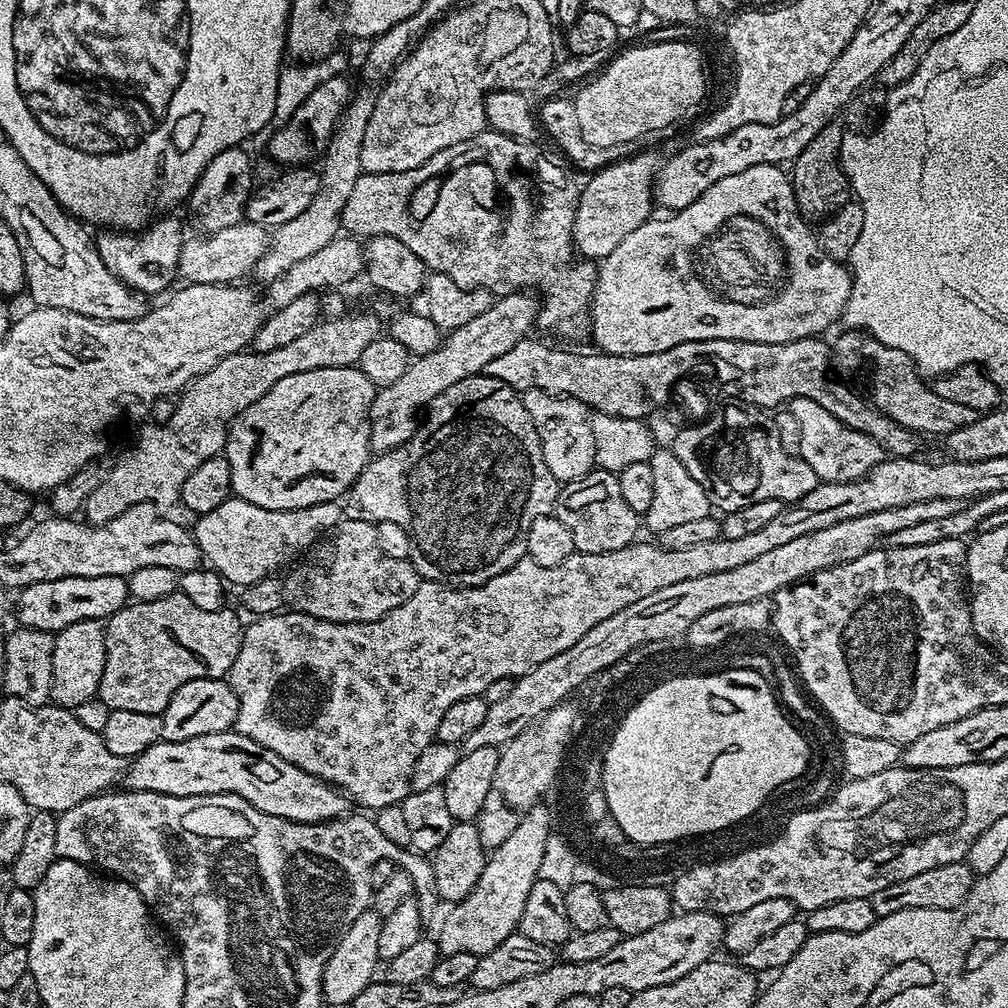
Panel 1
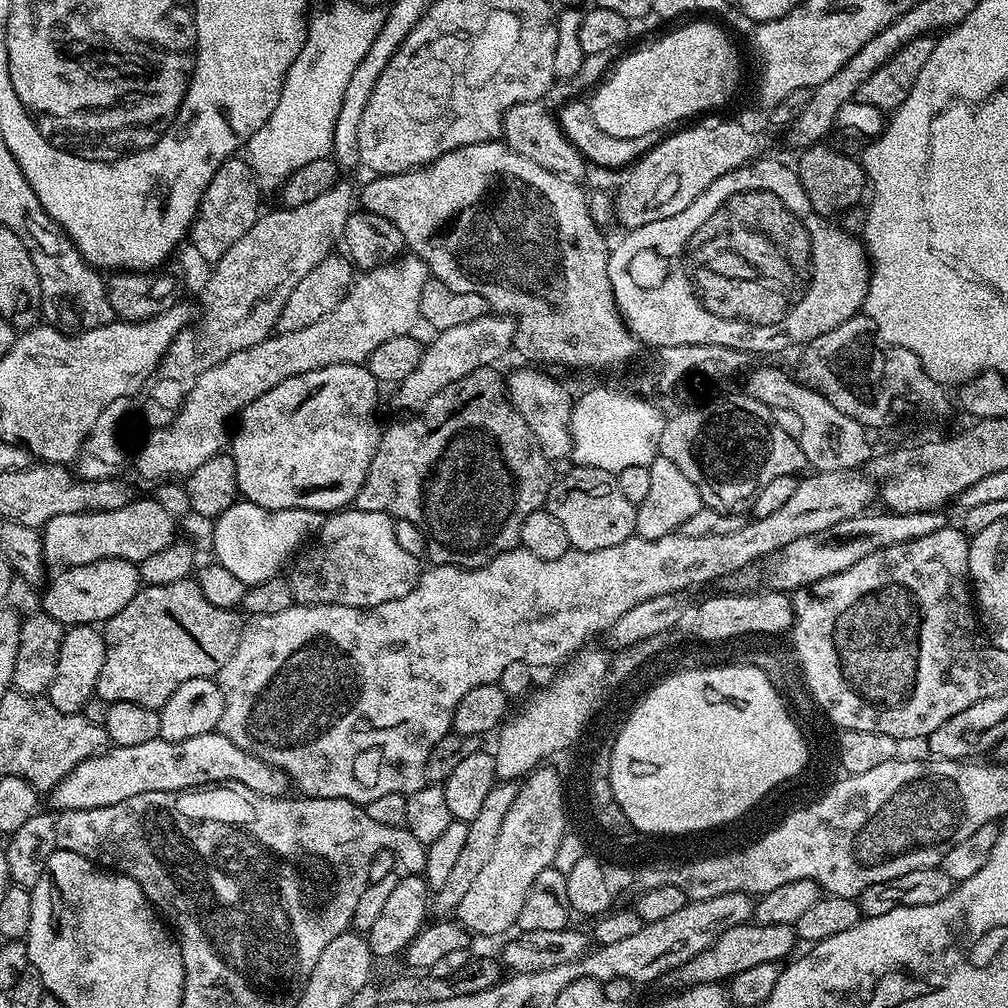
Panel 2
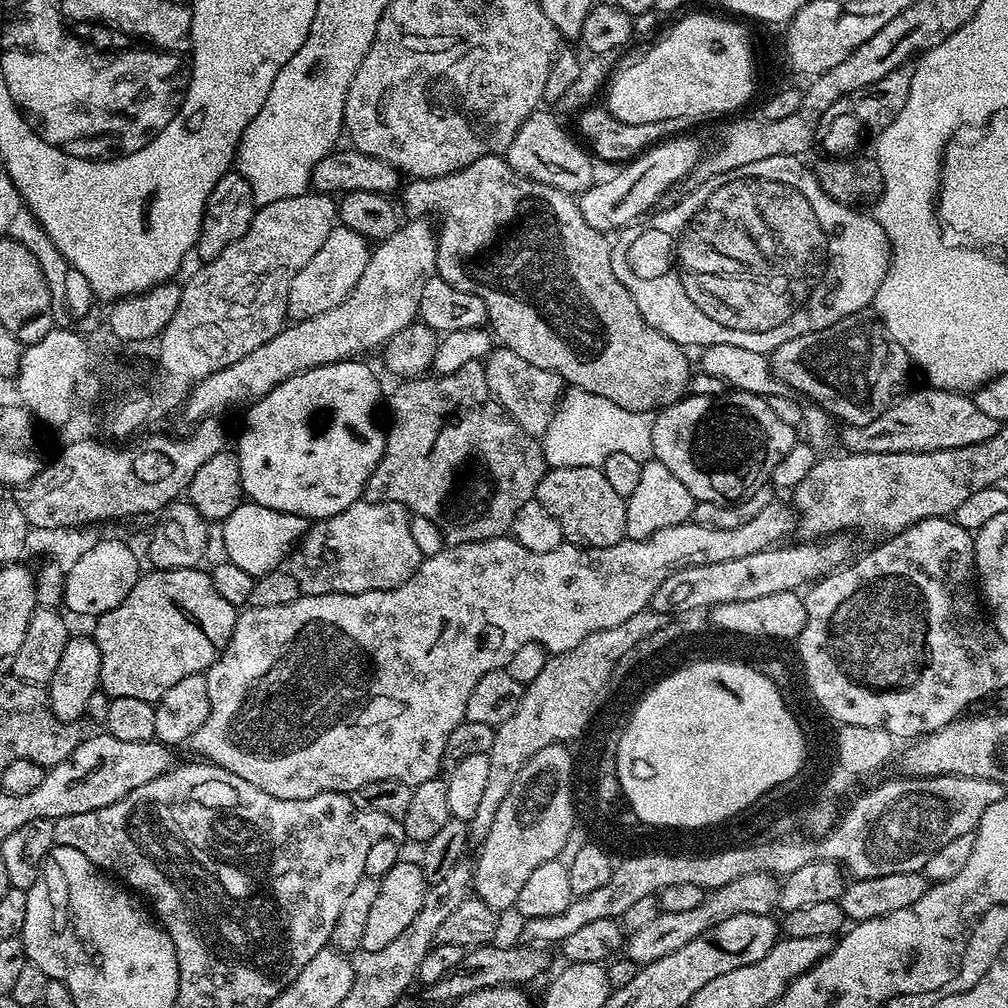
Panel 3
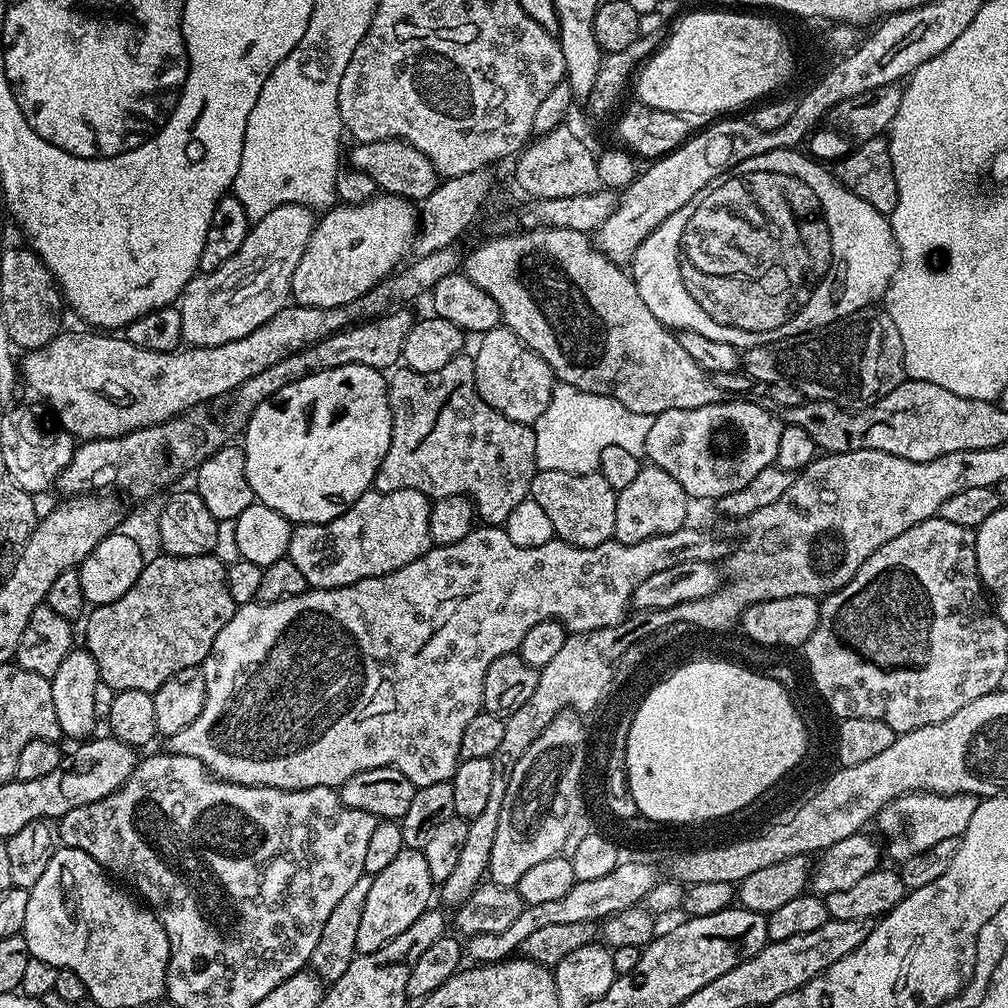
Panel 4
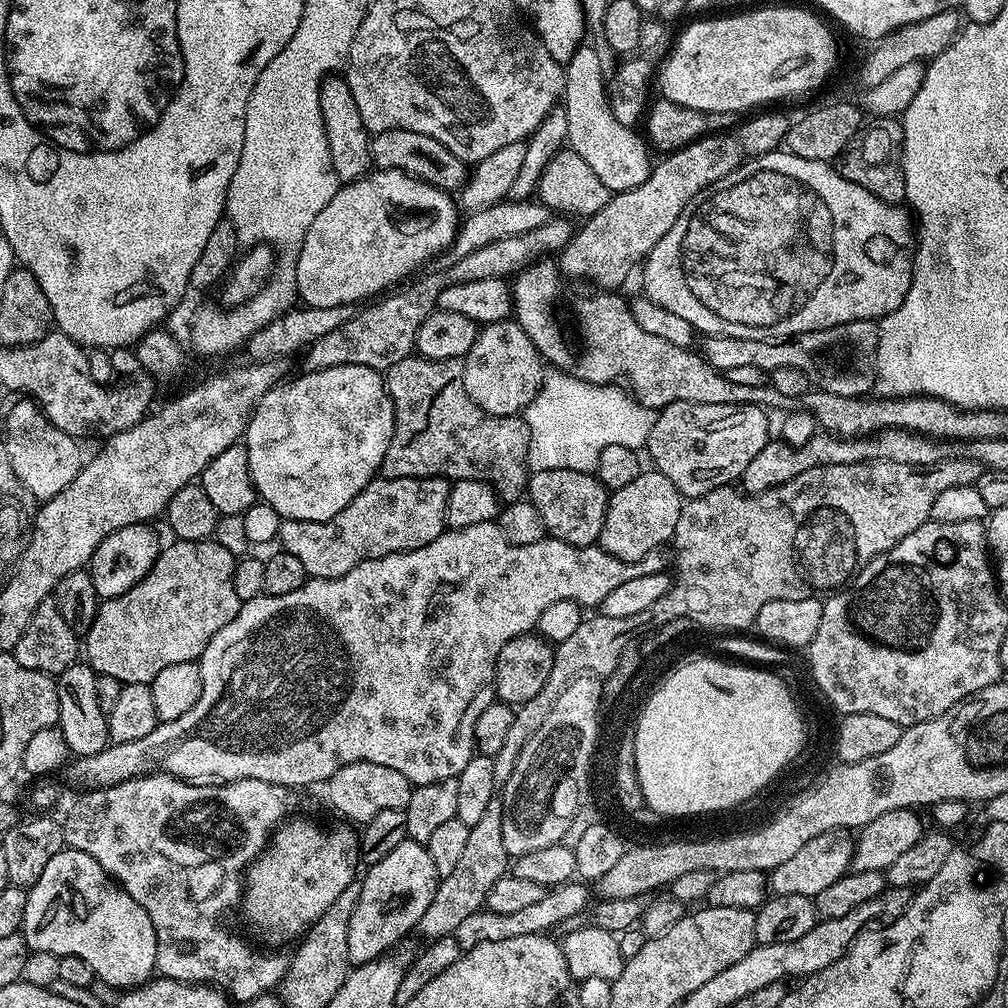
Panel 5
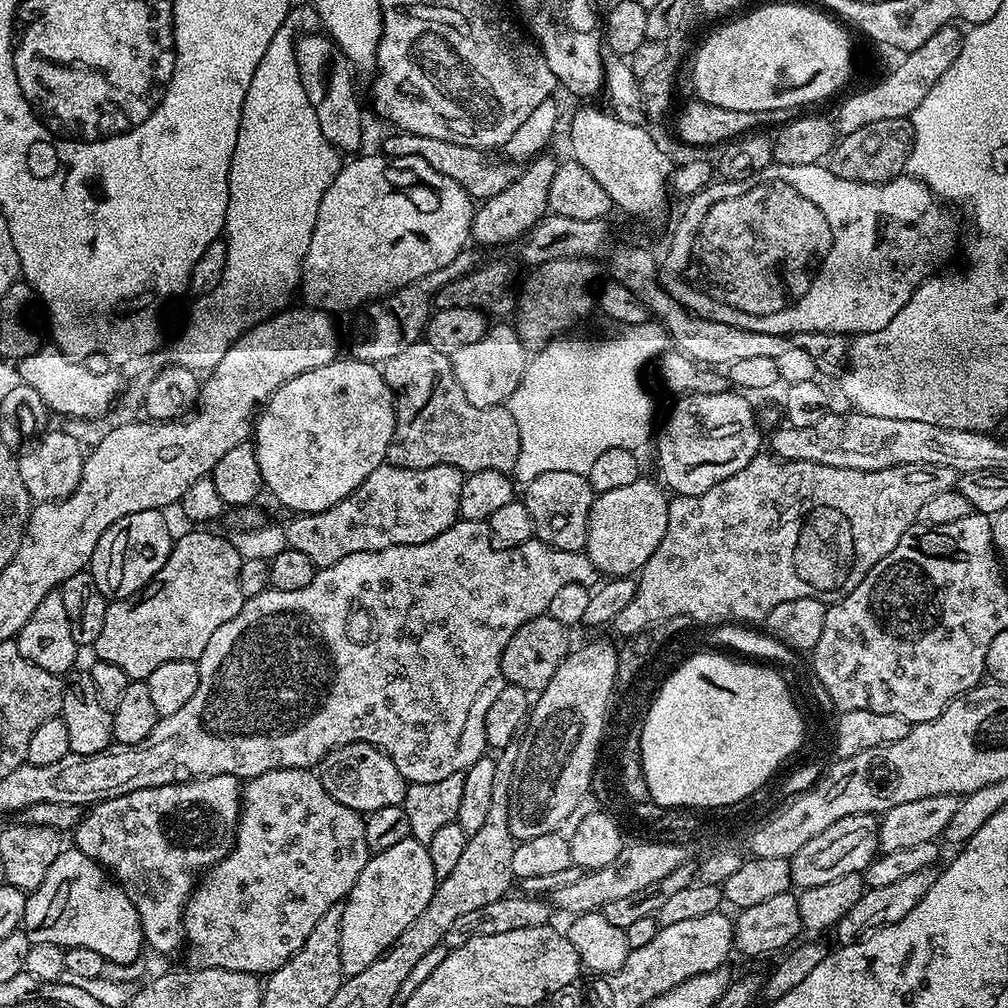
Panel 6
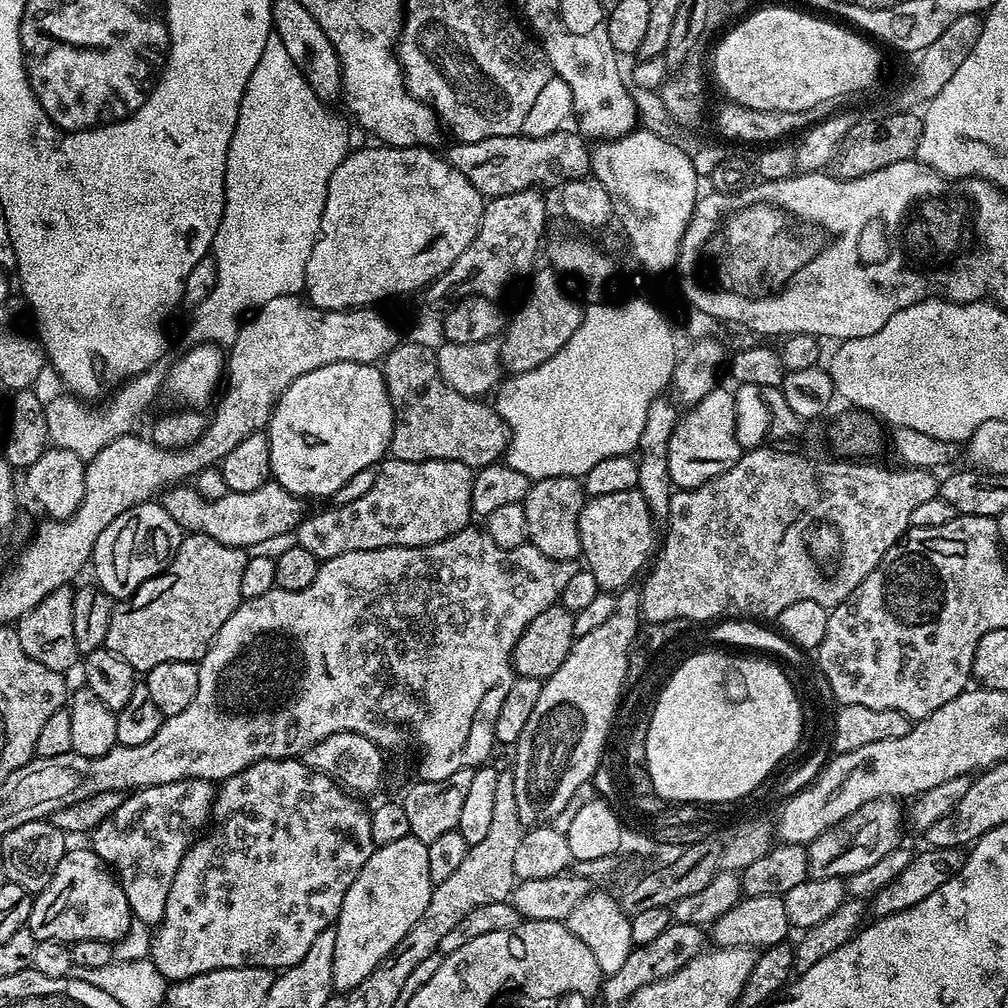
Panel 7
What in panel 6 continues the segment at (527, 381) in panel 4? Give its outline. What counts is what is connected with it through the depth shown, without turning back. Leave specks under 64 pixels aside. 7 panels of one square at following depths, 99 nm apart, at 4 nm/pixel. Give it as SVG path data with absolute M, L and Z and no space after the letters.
M493 323L481 340L462 346L462 350L451 353L450 359L454 378L458 378L466 402L479 408L499 408L512 396L518 382L522 382L530 352L511 323Z

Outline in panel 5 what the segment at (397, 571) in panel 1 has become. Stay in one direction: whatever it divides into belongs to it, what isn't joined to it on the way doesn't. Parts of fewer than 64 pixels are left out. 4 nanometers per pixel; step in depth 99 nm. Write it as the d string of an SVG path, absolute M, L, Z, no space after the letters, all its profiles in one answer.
M423 476L422 478L394 478L385 480L374 478L362 491L334 518L322 522L310 522L309 520L280 521L280 535L278 544L281 549L306 566L309 577L325 580L326 578L338 578L346 574L355 564L364 560L373 560L388 556L391 552L409 552L415 548L426 546L434 542L446 531L448 519L446 518L446 502L450 484L443 476Z

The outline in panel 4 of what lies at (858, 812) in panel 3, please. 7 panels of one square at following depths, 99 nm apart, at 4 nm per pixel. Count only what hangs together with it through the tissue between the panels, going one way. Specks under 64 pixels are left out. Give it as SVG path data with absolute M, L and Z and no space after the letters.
M908 792L905 796L894 798L881 812L874 817L874 825L884 835L888 843L888 856L895 862L903 862L930 850L930 846L938 846L938 842L946 842L946 838L959 838L964 835L966 826L970 826L970 818L974 818L977 797L963 792L953 796L943 796L933 792Z

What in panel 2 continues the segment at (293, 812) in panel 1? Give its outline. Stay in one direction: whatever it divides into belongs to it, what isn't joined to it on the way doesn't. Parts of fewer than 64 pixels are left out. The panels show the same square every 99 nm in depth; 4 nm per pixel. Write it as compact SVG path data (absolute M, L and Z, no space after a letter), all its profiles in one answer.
M217 730L198 734L198 738L182 738L182 742L159 739L141 742L138 746L109 747L74 766L74 770L52 789L50 799L51 807L60 812L94 810L98 806L126 802L126 798L135 798L137 794L186 792L205 786L224 786L229 782L246 786L263 796L284 796L290 788L288 775L281 768L262 762L262 758L242 750L242 746L234 746L230 738Z

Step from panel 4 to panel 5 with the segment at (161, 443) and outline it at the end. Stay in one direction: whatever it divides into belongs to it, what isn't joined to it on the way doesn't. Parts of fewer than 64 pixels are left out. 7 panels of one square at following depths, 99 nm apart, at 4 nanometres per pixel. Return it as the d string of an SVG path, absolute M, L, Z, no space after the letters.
M550 218L545 224L526 234L504 238L492 242L490 246L482 246L482 250L474 250L474 254L466 254L466 258L444 266L441 272L432 272L429 276L421 275L416 278L418 280L413 279L387 295L384 298L386 300L371 303L368 306L370 308L361 316L360 313L353 315L351 320L342 322L338 330L330 330L330 334L322 334L322 338L309 344L303 353L305 354L303 371L317 372L334 366L366 366L383 373L390 366L394 366L394 362L402 362L402 358L416 352L418 330L422 322L426 322L428 313L437 311L438 294L442 294L446 286L491 276L508 278L517 270L527 268L529 264L534 264L537 260L552 254L548 252L553 254L563 252L574 235L574 228L567 223L571 224L564 218Z

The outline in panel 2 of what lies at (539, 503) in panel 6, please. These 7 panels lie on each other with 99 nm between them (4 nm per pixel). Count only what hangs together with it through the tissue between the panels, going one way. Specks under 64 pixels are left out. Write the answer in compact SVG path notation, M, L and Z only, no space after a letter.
M570 468L561 480L553 479L546 505L546 510L565 528L569 545L578 552L593 552L630 539L636 531L636 505L622 495L615 475L596 468Z

